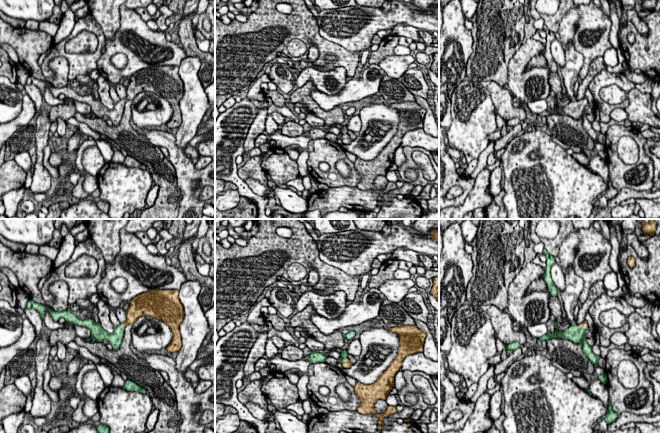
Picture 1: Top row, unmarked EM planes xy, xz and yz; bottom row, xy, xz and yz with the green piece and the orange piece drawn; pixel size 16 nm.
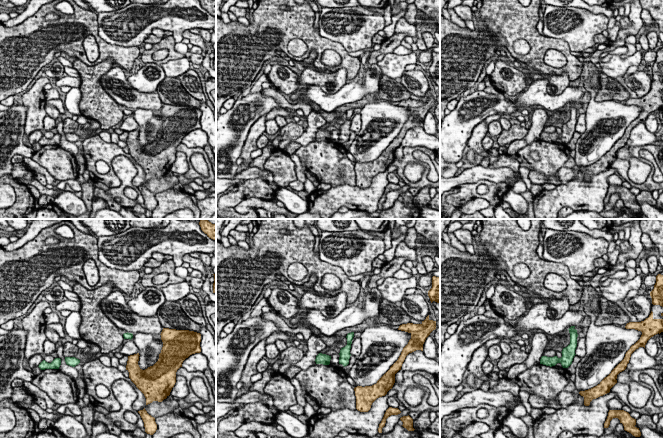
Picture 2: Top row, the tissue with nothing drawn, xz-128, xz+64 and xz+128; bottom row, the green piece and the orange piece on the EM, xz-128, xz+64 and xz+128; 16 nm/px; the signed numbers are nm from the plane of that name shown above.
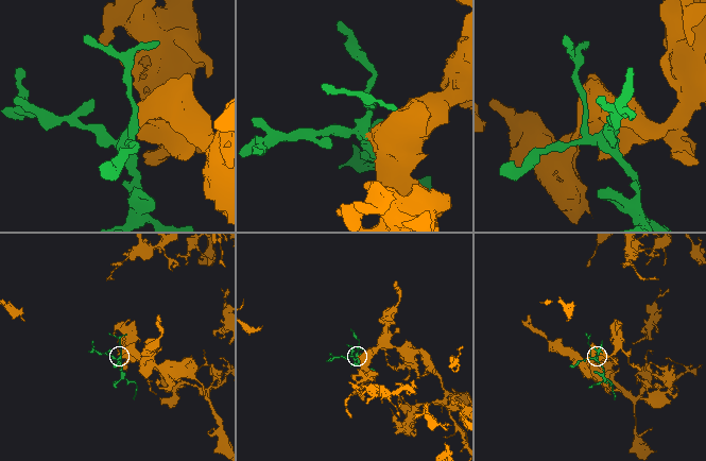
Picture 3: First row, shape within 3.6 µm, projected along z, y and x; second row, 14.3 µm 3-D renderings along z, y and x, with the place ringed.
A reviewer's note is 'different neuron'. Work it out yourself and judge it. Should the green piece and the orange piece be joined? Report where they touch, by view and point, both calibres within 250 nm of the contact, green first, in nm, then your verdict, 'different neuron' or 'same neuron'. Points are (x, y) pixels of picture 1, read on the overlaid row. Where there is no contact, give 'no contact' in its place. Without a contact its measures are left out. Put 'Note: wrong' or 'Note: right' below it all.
contact xy (122, 327); calibres 220 and 200 nm; same neuron
Note: wrong

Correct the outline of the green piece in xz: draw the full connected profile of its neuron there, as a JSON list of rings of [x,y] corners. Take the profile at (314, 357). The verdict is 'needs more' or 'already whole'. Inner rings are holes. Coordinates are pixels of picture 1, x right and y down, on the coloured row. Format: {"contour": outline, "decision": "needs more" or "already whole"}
{"contour": [[[313,352],[309,355],[308,360],[311,363],[318,363],[318,362],[325,362],[326,358],[327,357],[321,353]]], "decision": "already whole"}

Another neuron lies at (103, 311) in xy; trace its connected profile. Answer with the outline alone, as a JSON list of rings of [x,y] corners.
[[[99,299],[97,303],[98,308],[98,318],[101,324],[101,327],[107,331],[109,334],[112,334],[114,331],[114,326],[110,321],[110,309],[108,308],[107,304],[102,300]]]

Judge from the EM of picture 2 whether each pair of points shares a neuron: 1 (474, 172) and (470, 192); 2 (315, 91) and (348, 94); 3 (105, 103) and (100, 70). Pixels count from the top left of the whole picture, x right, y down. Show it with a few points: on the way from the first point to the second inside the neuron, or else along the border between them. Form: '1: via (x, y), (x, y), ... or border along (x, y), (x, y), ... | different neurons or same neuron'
1: border along (496, 183), (490, 180), (478, 180), (456, 186) | different neurons
2: via (323, 98), (340, 98) | same neuron
3: via (97, 95), (95, 93), (95, 78) | same neuron

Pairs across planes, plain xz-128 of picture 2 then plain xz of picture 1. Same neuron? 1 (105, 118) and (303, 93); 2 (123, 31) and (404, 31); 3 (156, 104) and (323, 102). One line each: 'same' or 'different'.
1: same
2: different
3: different

